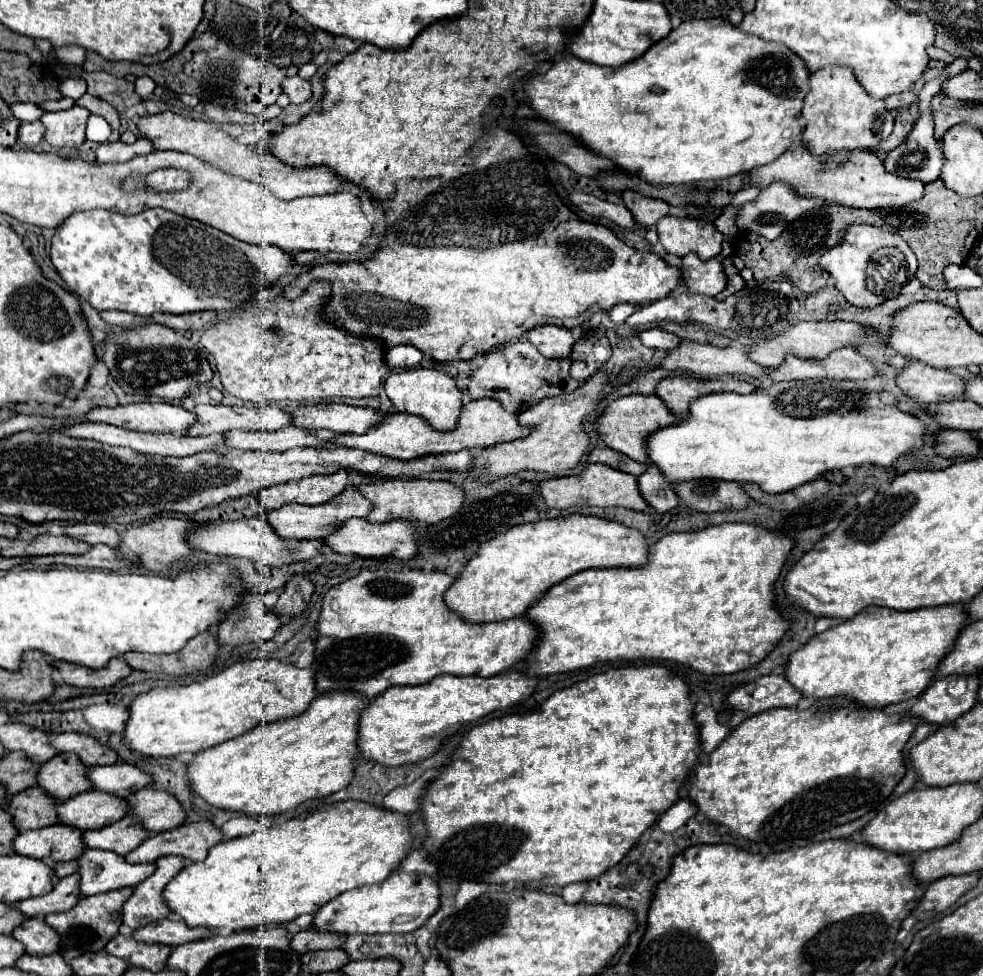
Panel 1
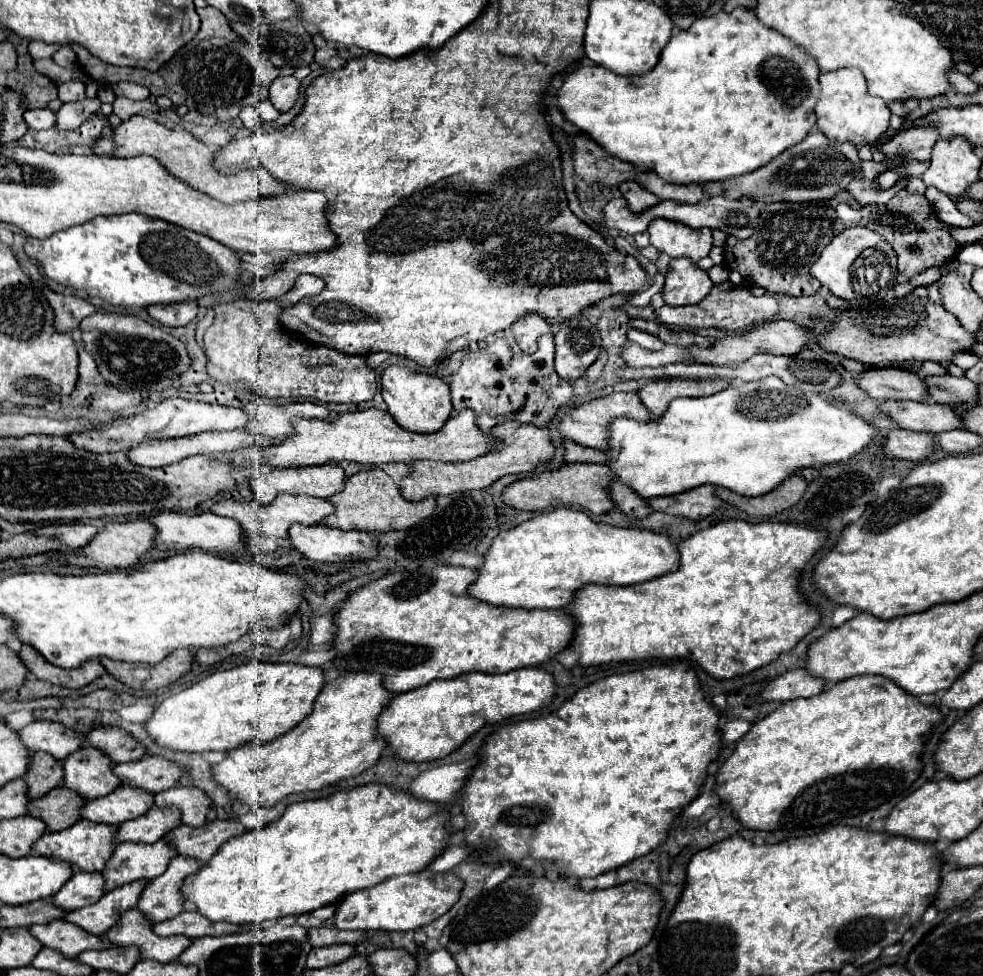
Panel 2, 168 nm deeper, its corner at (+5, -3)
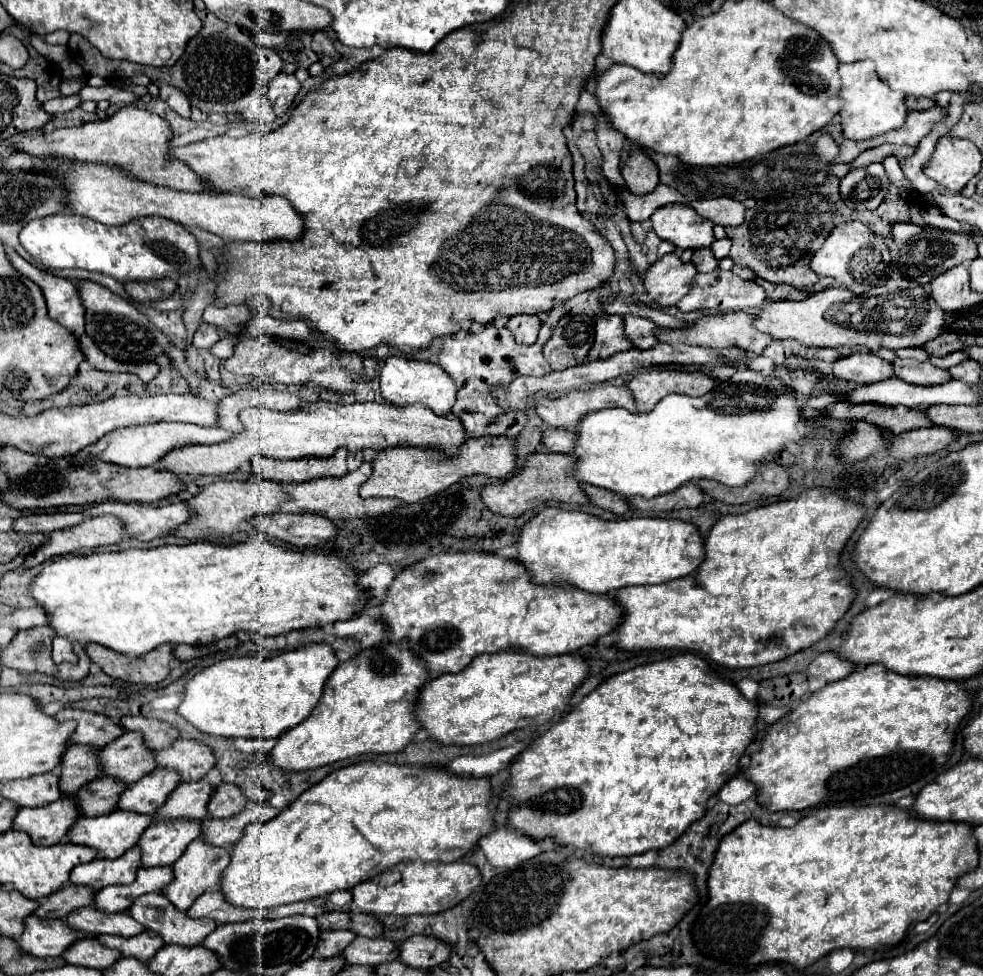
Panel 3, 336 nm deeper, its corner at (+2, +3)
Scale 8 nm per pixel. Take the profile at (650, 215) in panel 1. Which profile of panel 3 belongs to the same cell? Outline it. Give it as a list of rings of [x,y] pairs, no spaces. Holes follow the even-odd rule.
[[[633,151],[629,155],[627,165],[623,167],[623,179],[633,195],[647,195],[659,185],[657,167],[643,151]]]

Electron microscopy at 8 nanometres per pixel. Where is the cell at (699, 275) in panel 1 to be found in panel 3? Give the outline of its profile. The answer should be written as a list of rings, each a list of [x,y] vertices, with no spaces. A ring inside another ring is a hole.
[[[669,253],[655,261],[645,273],[645,287],[649,299],[669,307],[677,305],[693,287],[697,269],[693,263],[683,263],[679,253]]]

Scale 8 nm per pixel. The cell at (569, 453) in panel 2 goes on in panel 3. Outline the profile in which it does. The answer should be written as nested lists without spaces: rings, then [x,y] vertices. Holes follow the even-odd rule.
[[[547,427],[543,431],[543,445],[553,453],[571,453],[575,449],[575,441],[577,441],[575,431],[553,427]]]

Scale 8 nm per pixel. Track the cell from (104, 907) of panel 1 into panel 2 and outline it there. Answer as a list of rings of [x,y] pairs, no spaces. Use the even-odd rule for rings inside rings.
[[[138,879],[134,883],[122,885],[110,893],[106,893],[98,903],[80,907],[70,911],[64,919],[76,923],[84,931],[92,935],[104,935],[112,925],[118,923],[120,915],[138,903],[138,895],[142,895],[142,887],[146,887],[148,879]]]

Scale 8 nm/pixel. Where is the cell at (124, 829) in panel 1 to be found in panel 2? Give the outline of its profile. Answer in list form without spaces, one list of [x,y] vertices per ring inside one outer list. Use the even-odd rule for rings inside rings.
[[[152,807],[148,813],[122,823],[116,841],[122,843],[132,839],[136,843],[154,843],[178,825],[178,811],[158,811],[158,807]]]

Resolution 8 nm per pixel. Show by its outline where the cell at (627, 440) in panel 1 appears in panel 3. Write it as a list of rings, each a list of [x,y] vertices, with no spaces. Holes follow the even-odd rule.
[[[627,385],[599,387],[591,391],[571,391],[559,399],[541,399],[537,401],[537,415],[549,425],[559,429],[575,429],[591,411],[623,407],[635,411],[635,399]]]

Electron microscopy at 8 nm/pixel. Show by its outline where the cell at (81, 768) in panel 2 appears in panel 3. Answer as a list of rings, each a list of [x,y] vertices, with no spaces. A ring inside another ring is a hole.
[[[125,731],[121,737],[99,749],[97,761],[103,775],[131,785],[153,771],[153,753],[143,749],[137,733]]]

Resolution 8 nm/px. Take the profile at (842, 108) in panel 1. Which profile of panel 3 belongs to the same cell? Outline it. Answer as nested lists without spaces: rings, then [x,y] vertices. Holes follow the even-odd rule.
[[[869,59],[851,65],[839,65],[839,75],[841,75],[841,99],[843,99],[843,107],[839,111],[839,123],[847,139],[859,141],[877,137],[889,133],[891,129],[897,129],[897,125],[905,121],[907,113],[903,105],[905,95],[887,89],[887,85],[883,85],[883,81],[877,77],[875,65]]]

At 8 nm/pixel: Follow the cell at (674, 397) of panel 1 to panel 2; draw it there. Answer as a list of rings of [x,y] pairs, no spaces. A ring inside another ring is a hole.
[[[666,377],[650,381],[646,387],[638,391],[640,401],[652,417],[660,417],[668,403],[676,397],[706,397],[726,389],[728,383],[722,379],[680,379],[680,377]]]

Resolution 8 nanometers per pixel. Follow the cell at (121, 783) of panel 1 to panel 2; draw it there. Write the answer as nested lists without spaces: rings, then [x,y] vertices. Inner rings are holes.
[[[152,755],[144,757],[142,761],[120,763],[114,767],[114,773],[124,781],[124,785],[142,787],[150,793],[170,789],[178,783],[178,779],[182,779],[182,767],[178,767],[178,763]]]

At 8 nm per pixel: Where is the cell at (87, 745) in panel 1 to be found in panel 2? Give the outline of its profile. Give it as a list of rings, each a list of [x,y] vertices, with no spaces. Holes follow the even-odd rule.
[[[98,727],[86,735],[86,743],[104,751],[114,763],[138,761],[146,753],[146,749],[122,727]]]

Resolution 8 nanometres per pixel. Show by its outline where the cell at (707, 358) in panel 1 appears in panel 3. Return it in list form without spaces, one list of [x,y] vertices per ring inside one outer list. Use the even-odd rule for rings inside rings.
[[[605,315],[597,319],[595,343],[593,349],[589,351],[587,361],[607,359],[617,351],[627,351],[627,349],[633,349],[633,343],[625,335],[623,319],[619,315]]]

